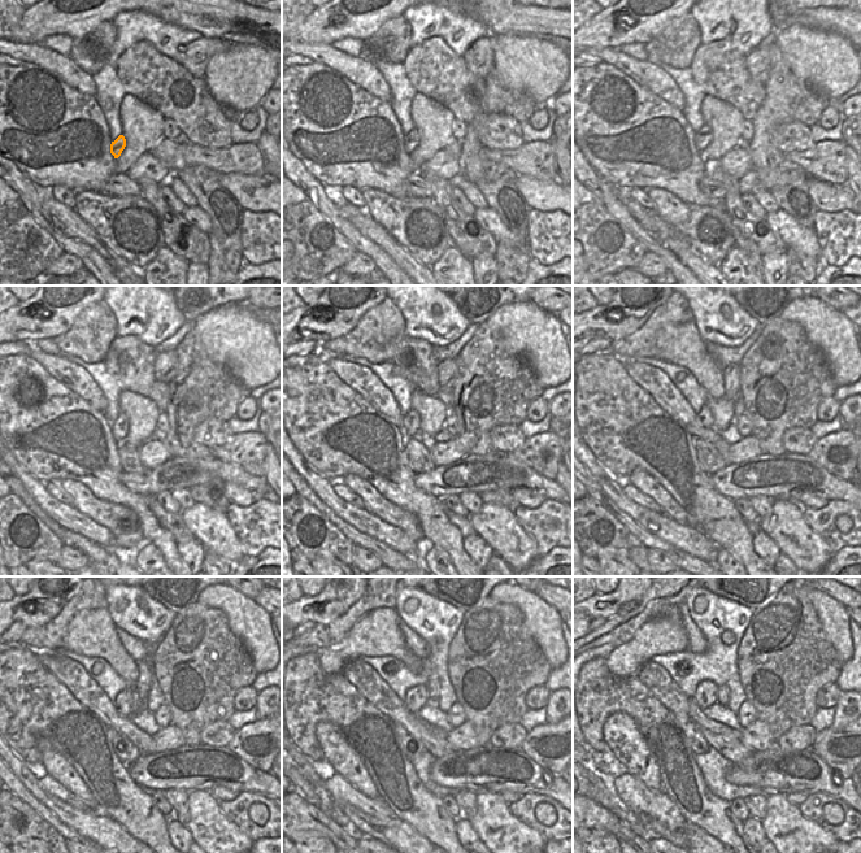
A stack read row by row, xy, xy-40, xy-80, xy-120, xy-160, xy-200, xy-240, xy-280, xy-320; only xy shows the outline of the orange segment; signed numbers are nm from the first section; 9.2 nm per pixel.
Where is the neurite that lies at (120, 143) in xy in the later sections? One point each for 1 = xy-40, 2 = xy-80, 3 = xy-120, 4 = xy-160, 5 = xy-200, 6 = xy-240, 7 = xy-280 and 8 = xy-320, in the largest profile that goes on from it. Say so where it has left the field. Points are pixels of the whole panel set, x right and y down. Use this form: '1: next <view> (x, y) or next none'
1: next xy-40 (411, 140)
2: next xy-80 (703, 136)
3: next xy-120 (120, 427)
4: next xy-160 (412, 423)
5: next xy-200 (704, 416)
6: next xy-240 (124, 700)
7: next xy-280 (416, 697)
8: next xy-320 (707, 692)

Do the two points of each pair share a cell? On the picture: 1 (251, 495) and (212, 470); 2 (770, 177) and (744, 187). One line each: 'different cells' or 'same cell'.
1: different cells
2: same cell

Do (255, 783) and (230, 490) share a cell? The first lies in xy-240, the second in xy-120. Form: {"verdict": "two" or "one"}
{"verdict": "two"}

